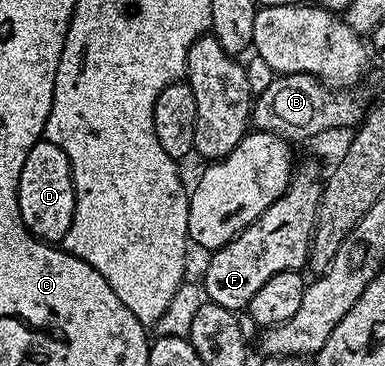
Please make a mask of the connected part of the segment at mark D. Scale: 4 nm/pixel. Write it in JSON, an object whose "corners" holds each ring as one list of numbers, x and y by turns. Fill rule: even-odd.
{"corners":[[36,141,34,147,30,147,30,155,26,155,26,163,22,163,22,175,18,179,16,194,22,223,29,233,37,241,63,242,66,231,70,231,76,210,76,192,66,151,49,141]]}

